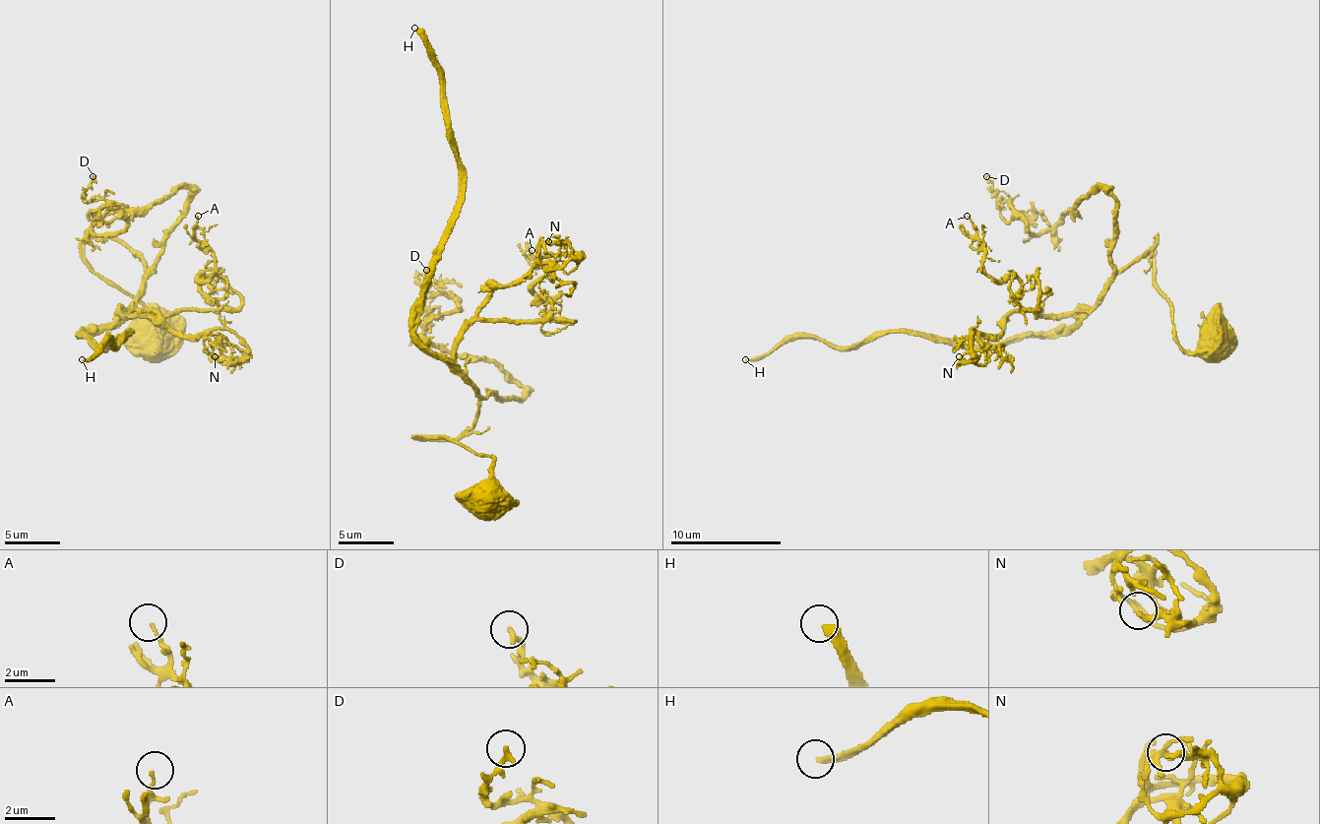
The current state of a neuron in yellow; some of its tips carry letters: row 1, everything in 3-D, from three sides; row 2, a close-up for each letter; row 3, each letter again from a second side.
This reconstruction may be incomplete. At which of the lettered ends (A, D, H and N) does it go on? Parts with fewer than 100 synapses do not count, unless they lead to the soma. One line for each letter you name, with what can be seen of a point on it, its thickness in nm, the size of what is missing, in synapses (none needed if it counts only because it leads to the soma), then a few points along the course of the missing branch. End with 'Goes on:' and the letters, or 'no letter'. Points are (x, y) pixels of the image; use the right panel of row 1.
H: Place: (745, 359). Thickness 280 nm. Roughly 450 synapses
Goes on: H

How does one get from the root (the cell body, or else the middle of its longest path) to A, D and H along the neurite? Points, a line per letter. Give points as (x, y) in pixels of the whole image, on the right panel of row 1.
A: (1214, 338), (1178, 343), (1156, 237), (1092, 307), (1037, 315), (1014, 277), (983, 268), (967, 216)
D: (1214, 338), (1178, 343), (1156, 237), (1111, 263), (1102, 187), (1047, 223), (986, 176)
H: (1214, 338), (1178, 343), (1156, 237), (1056, 335), (784, 338), (745, 359)

